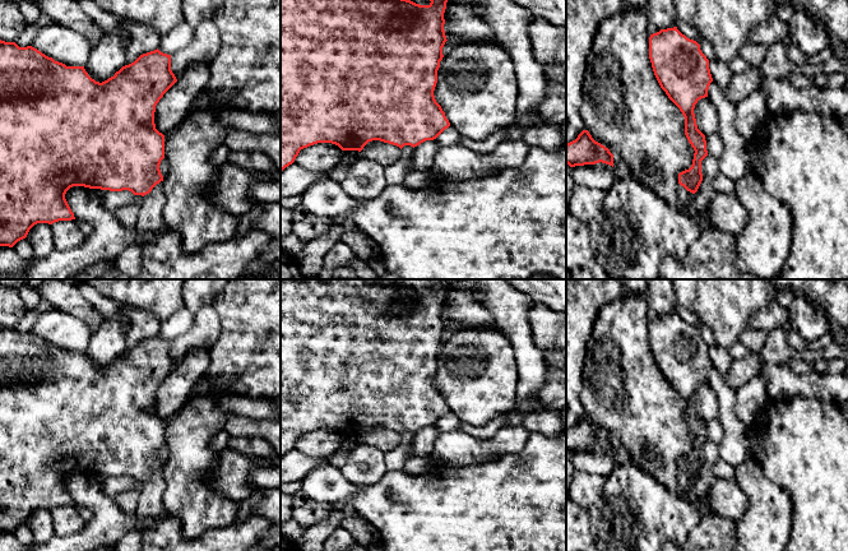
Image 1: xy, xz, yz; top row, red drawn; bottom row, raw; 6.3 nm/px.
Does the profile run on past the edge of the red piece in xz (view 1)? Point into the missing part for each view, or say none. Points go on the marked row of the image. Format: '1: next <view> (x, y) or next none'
1: next none

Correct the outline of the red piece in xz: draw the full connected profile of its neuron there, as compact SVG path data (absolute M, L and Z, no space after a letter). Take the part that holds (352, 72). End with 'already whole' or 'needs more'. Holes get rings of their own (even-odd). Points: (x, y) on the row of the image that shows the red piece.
M281 0L281 171L292 165L298 156L300 151L318 143L332 143L338 145L342 151L358 151L372 140L380 140L399 147L404 145L417 147L426 140L436 139L445 129L450 126L449 120L445 116L441 106L436 102L434 91L437 83L437 70L440 61L442 60L442 47L445 45L446 36L444 31L444 13L448 0L430 0L428 5L420 5L411 0Z; already whole

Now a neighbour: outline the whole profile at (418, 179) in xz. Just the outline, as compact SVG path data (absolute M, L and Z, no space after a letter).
M416 170L407 173L402 185L408 189L422 189L428 187L435 181L435 173L431 170Z

